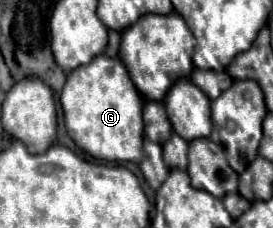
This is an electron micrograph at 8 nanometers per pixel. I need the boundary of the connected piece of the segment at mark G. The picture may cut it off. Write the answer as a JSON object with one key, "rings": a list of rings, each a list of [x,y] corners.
{"rings":[[[98,55],[90,63],[68,73],[60,95],[68,135],[74,143],[102,161],[142,161],[142,95],[132,85],[118,57]]]}

